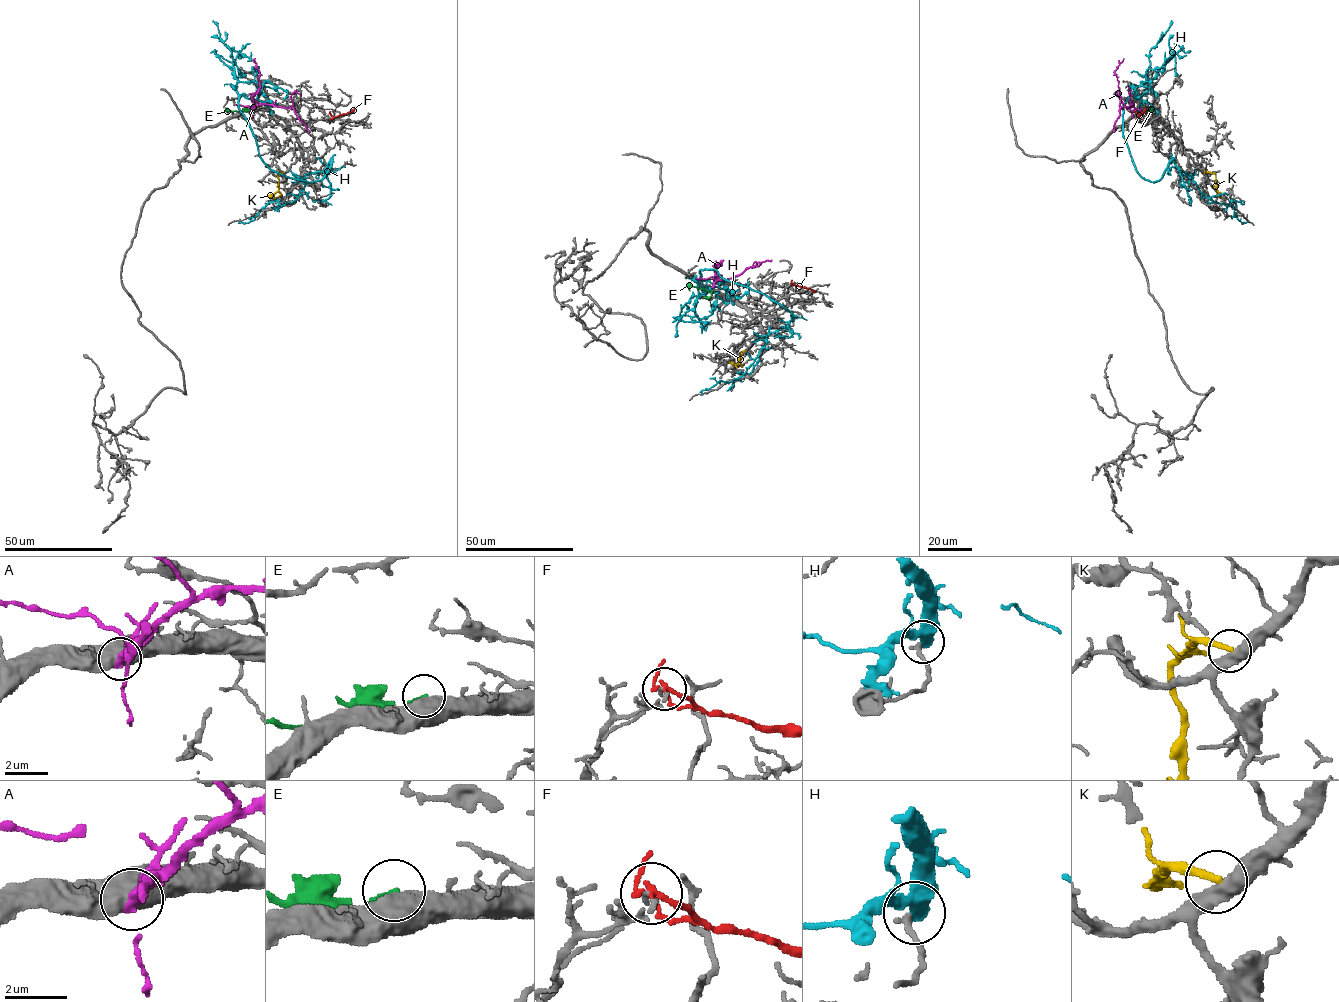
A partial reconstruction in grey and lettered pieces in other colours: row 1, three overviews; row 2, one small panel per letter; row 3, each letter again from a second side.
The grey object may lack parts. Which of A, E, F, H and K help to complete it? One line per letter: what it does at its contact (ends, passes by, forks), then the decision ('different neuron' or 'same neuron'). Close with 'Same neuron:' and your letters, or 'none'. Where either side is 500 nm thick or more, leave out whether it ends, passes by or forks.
A: different neuron
E: different neuron
F: it ends | different neuron
H: it passes by | different neuron
K: it ends | different neuron
Same neuron: none

